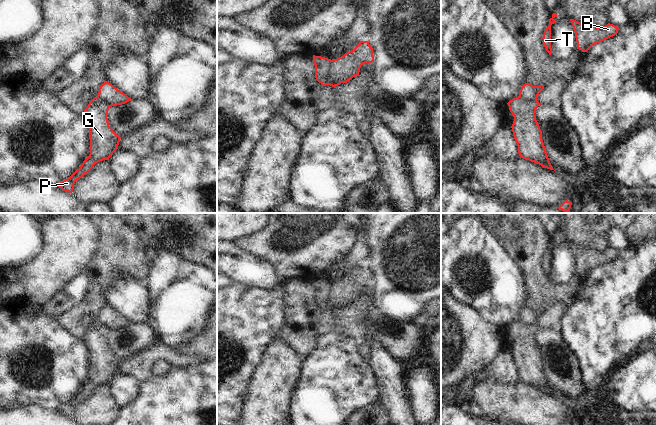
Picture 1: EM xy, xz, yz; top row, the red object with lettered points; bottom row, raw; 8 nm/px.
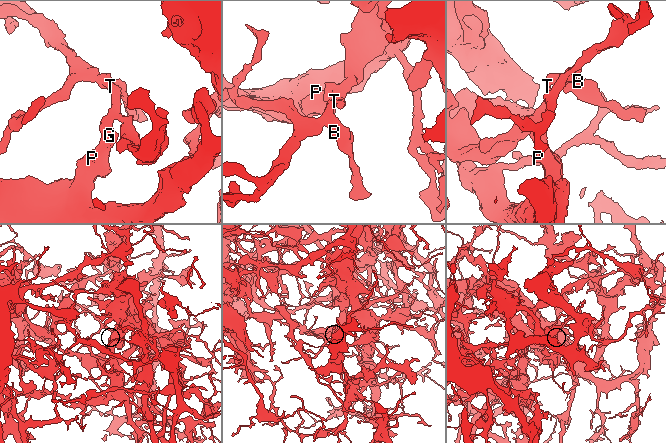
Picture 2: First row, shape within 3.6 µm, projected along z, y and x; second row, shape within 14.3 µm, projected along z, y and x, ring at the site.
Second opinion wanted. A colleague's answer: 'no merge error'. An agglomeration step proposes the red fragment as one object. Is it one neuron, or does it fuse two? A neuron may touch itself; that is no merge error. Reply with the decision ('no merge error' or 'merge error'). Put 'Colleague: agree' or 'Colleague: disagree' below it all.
merge error
Colleague: disagree

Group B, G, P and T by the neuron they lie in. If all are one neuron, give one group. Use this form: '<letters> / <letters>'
B T / G P

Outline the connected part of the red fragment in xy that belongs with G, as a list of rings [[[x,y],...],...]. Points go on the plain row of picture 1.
[[[94,321],[83,336],[83,342],[89,351],[90,378],[70,401],[57,411],[72,417],[77,404],[87,398],[93,390],[103,384],[109,384],[117,374],[121,361],[109,350],[107,338],[109,330],[99,321]]]

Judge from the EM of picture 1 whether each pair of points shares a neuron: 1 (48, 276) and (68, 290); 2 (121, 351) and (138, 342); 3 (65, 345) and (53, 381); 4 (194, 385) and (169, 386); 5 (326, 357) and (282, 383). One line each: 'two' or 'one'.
1: two
2: one
3: one
4: one
5: two

